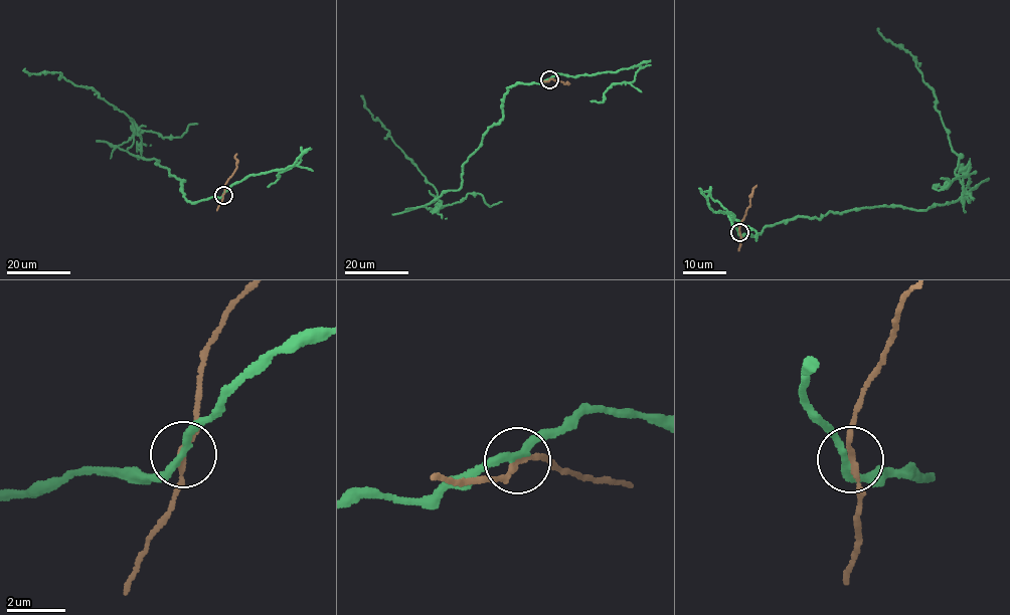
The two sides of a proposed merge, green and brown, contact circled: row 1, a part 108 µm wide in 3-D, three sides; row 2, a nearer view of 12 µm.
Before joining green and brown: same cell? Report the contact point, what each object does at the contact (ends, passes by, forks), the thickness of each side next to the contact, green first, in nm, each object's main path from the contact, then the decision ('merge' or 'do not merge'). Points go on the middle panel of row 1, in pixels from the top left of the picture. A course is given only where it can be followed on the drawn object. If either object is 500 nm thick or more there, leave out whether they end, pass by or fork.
(549, 79) | green passes by | brown passes by | 240/150 nm | green via (550, 78), (507, 89), (503, 119), (464, 163), (461, 187), (415, 208), (438, 207), (436, 189), (362, 95) | brown via (550, 79), (568, 84) | do not merge

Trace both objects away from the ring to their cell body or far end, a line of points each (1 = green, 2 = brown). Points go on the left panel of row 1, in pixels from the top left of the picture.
1: (223, 195), (187, 201), (185, 180), (118, 147), (141, 137), (128, 116), (60, 72), (24, 68)
2: (223, 195), (224, 186), (236, 167), (236, 154)

